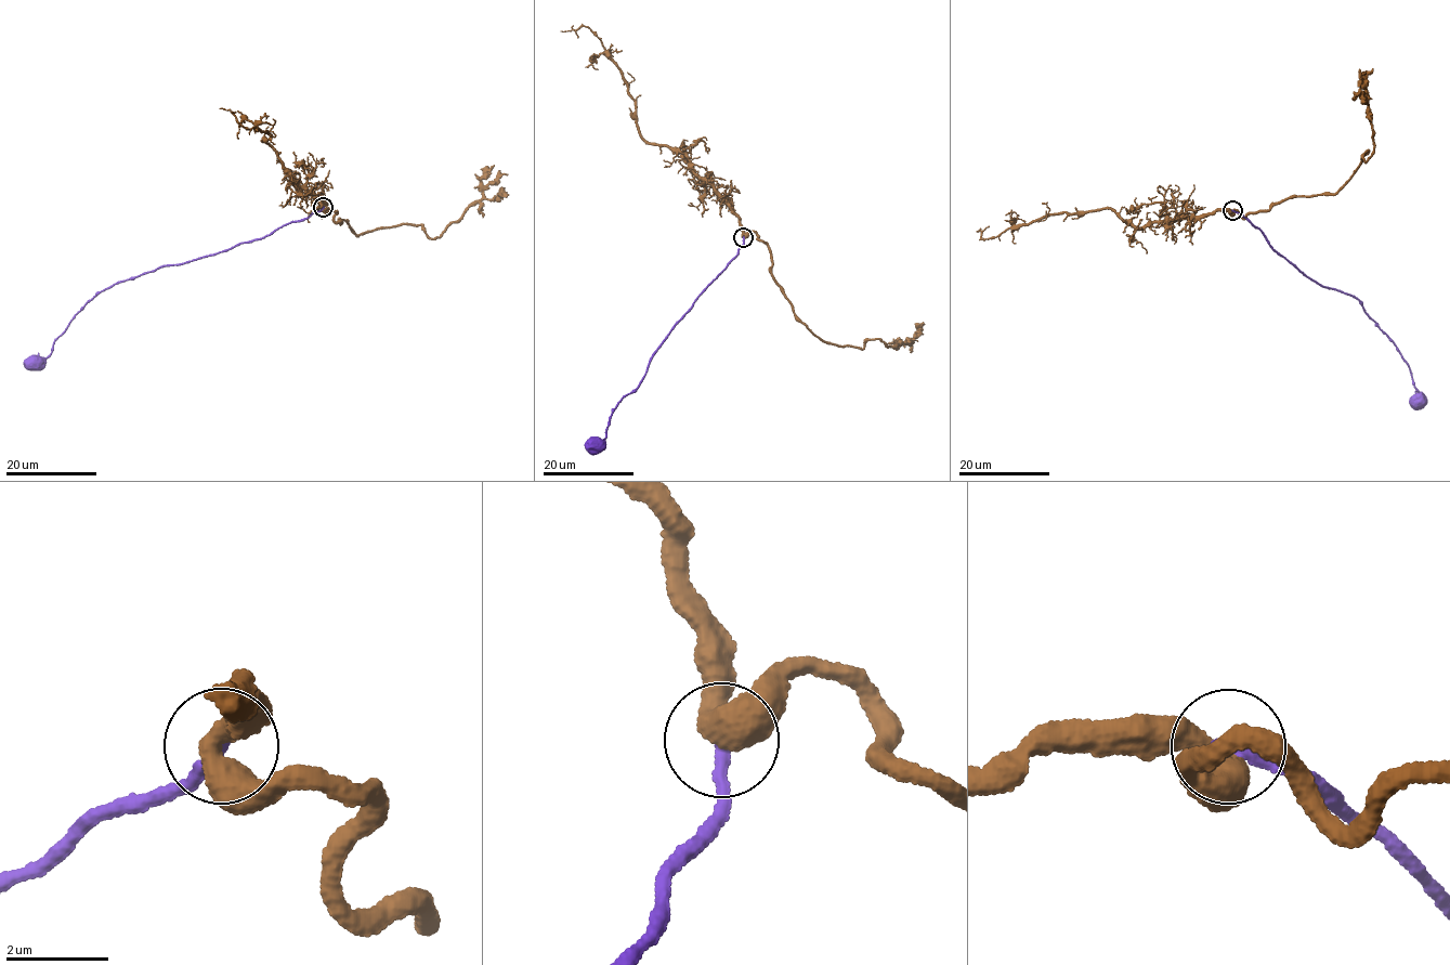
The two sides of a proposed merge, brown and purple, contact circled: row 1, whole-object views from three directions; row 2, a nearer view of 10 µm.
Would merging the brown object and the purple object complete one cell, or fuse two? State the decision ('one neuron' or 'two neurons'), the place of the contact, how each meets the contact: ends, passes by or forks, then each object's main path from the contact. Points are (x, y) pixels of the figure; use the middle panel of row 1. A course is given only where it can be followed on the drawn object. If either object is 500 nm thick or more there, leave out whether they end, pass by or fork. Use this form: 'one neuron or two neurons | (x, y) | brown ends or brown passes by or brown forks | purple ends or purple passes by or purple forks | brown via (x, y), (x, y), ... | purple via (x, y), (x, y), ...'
one neuron | (743, 237) | brown passes by | purple ends | brown via (743, 237), (755, 232), (766, 243), (793, 312), (822, 340), (905, 342), (911, 353) | purple via (744, 237), (736, 257), (661, 344), (641, 383), (612, 414), (606, 435), (602, 440), (605, 441), (597, 445)

